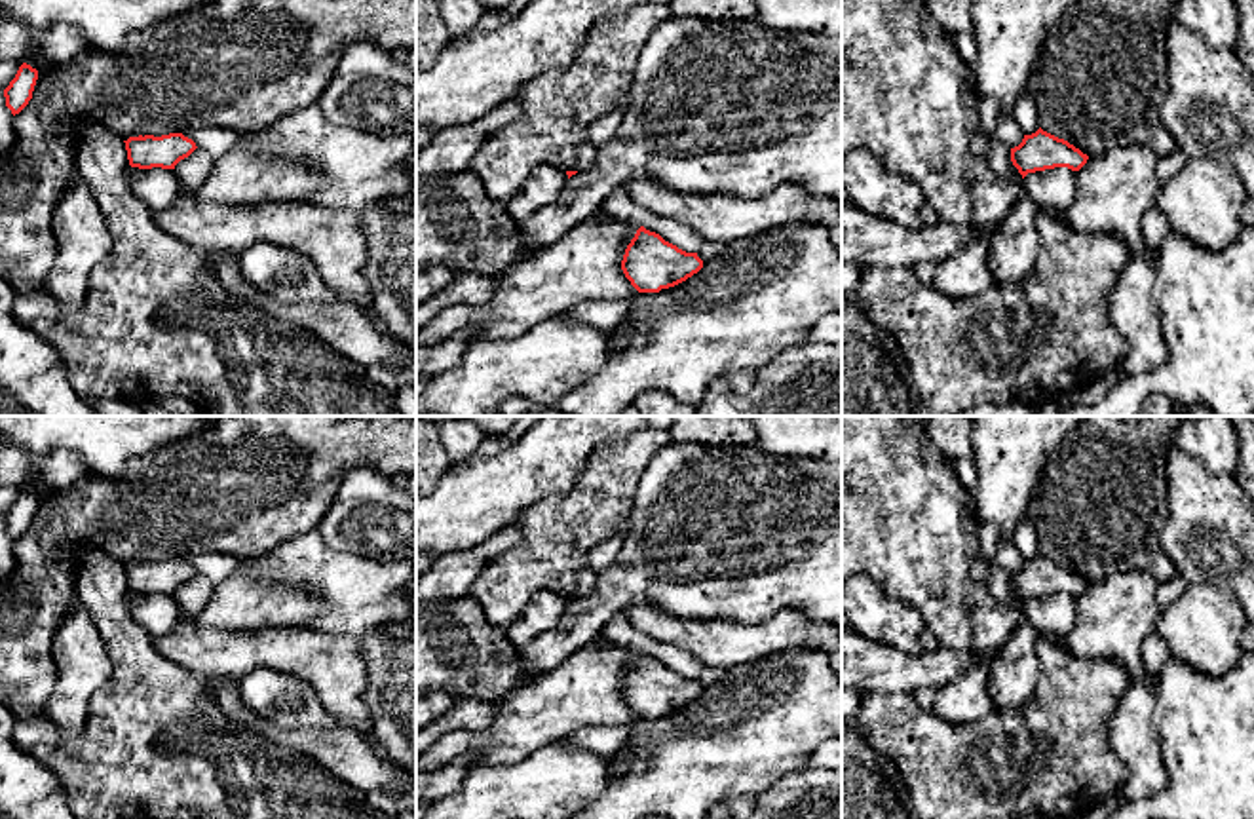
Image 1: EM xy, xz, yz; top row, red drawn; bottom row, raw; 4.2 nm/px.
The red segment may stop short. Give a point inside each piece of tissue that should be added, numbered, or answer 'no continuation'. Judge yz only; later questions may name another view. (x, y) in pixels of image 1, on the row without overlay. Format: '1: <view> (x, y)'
no continuation

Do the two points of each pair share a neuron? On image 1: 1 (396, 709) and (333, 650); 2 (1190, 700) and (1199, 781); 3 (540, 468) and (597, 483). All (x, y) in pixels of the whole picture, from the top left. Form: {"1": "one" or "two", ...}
{"1": "two", "2": "one", "3": "two"}

